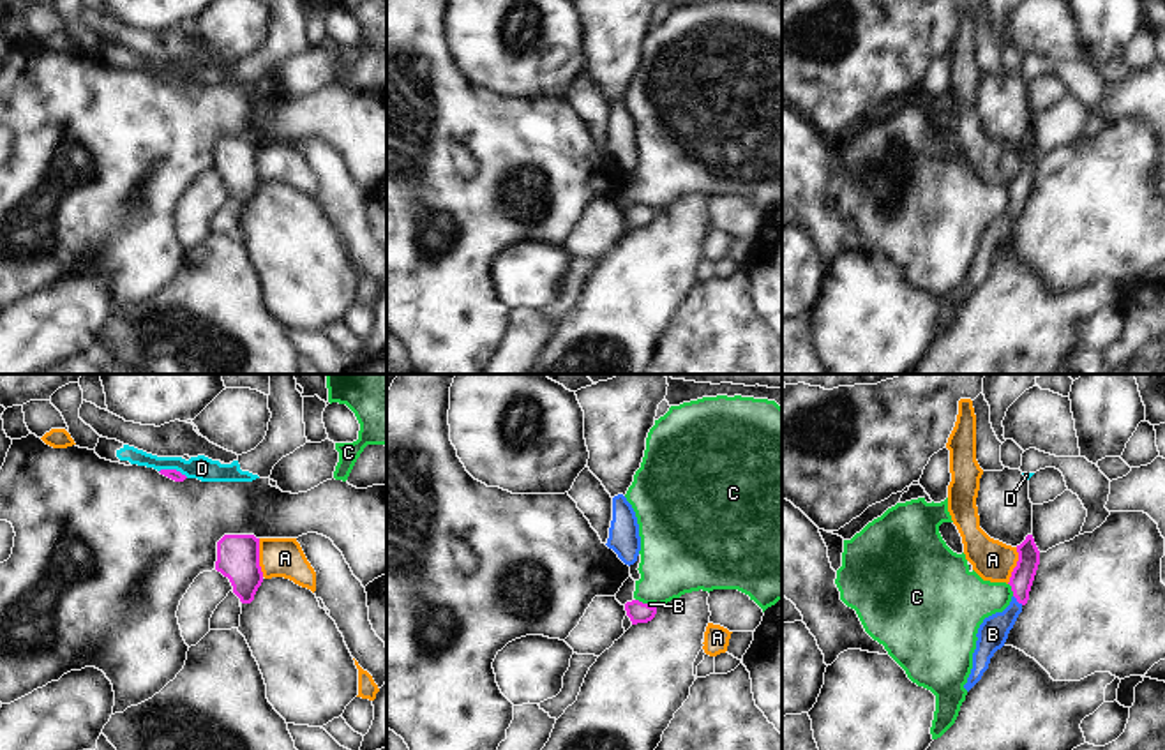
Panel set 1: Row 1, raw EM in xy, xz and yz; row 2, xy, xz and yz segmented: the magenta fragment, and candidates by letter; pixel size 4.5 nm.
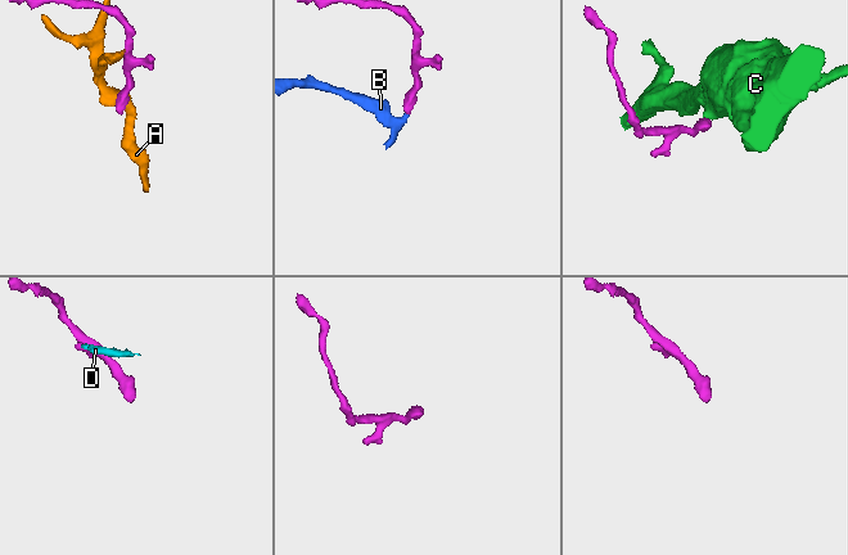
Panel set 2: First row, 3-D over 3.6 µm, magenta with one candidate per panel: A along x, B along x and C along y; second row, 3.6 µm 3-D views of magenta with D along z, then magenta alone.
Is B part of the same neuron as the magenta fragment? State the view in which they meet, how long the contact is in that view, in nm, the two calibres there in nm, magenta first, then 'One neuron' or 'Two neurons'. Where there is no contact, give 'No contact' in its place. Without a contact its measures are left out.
Touches magenta in yz. Shared border 60 nm. Thickness 110 nm (magenta) against 140 nm. One neuron.

